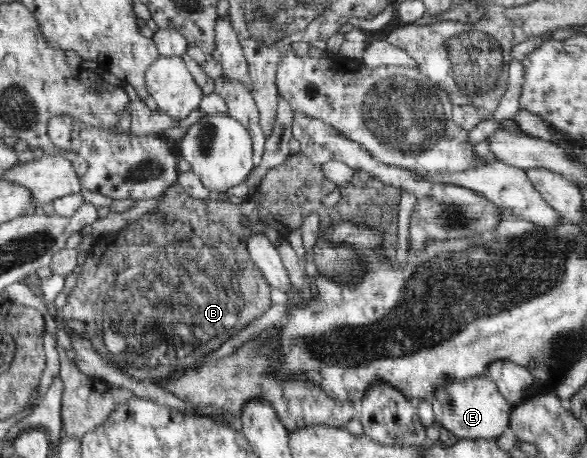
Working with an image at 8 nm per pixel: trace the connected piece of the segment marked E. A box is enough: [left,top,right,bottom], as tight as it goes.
[431,374,512,440]

